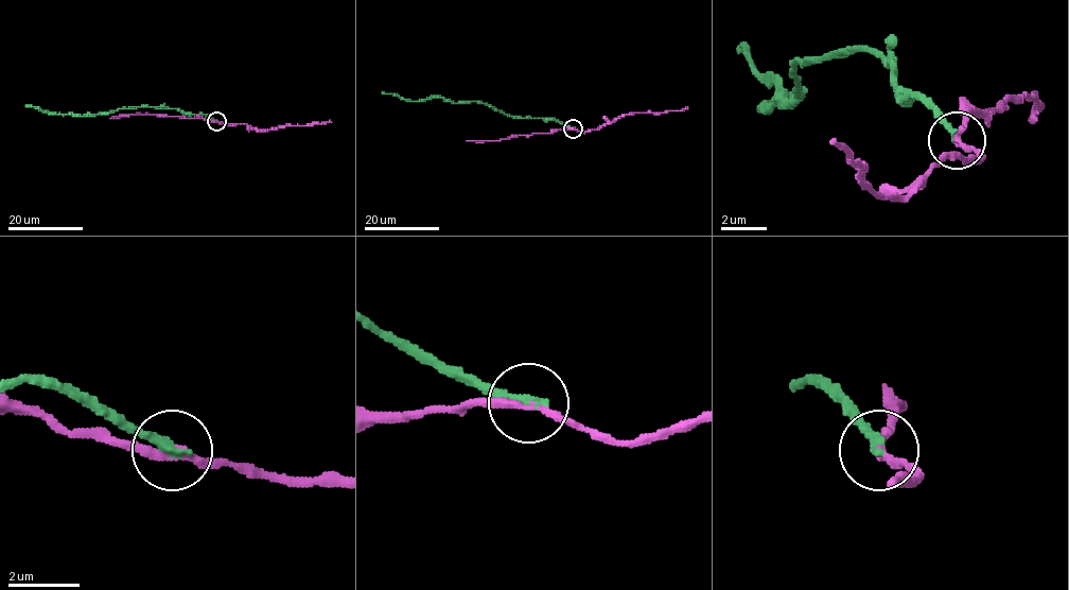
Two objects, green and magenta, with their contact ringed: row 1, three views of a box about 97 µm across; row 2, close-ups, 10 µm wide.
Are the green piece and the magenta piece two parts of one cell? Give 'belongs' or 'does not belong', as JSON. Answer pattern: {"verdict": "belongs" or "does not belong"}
{"verdict": "does not belong"}

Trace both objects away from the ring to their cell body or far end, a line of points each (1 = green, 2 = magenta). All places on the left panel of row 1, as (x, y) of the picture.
1: (216, 121), (204, 115), (151, 106), (74, 116), (50, 114), (25, 105)
2: (216, 121), (245, 124), (258, 129), (331, 121)

